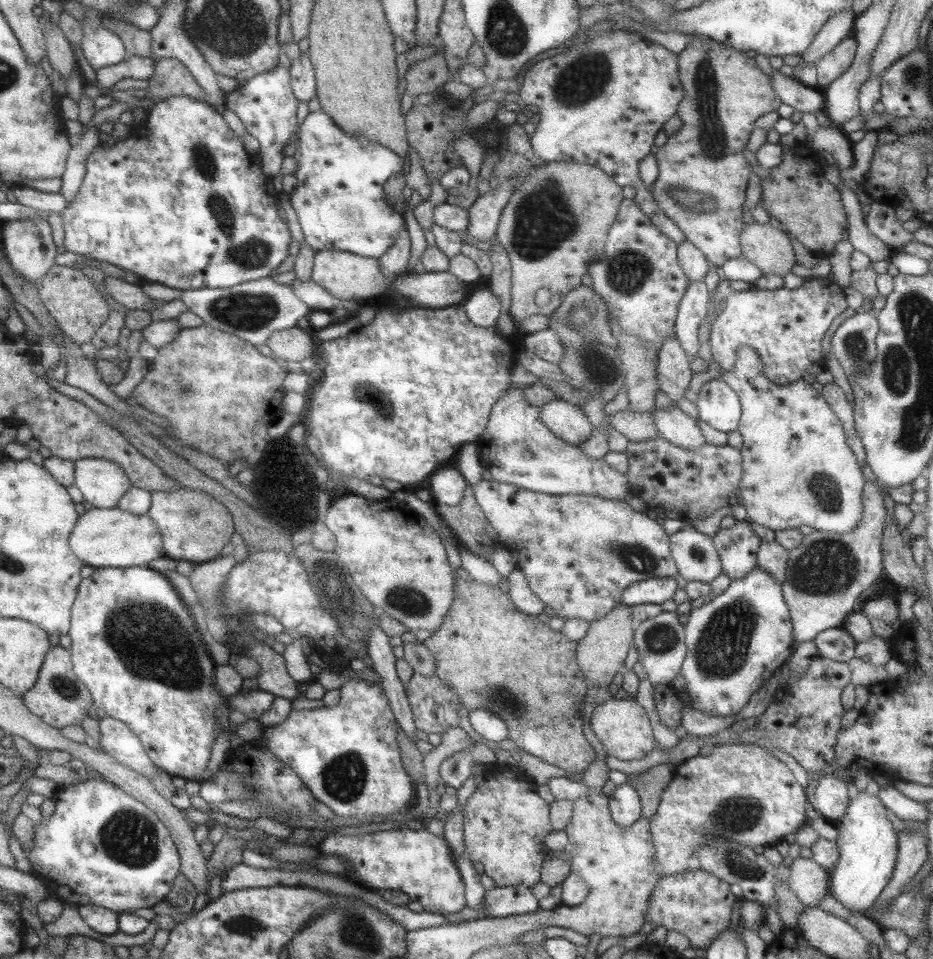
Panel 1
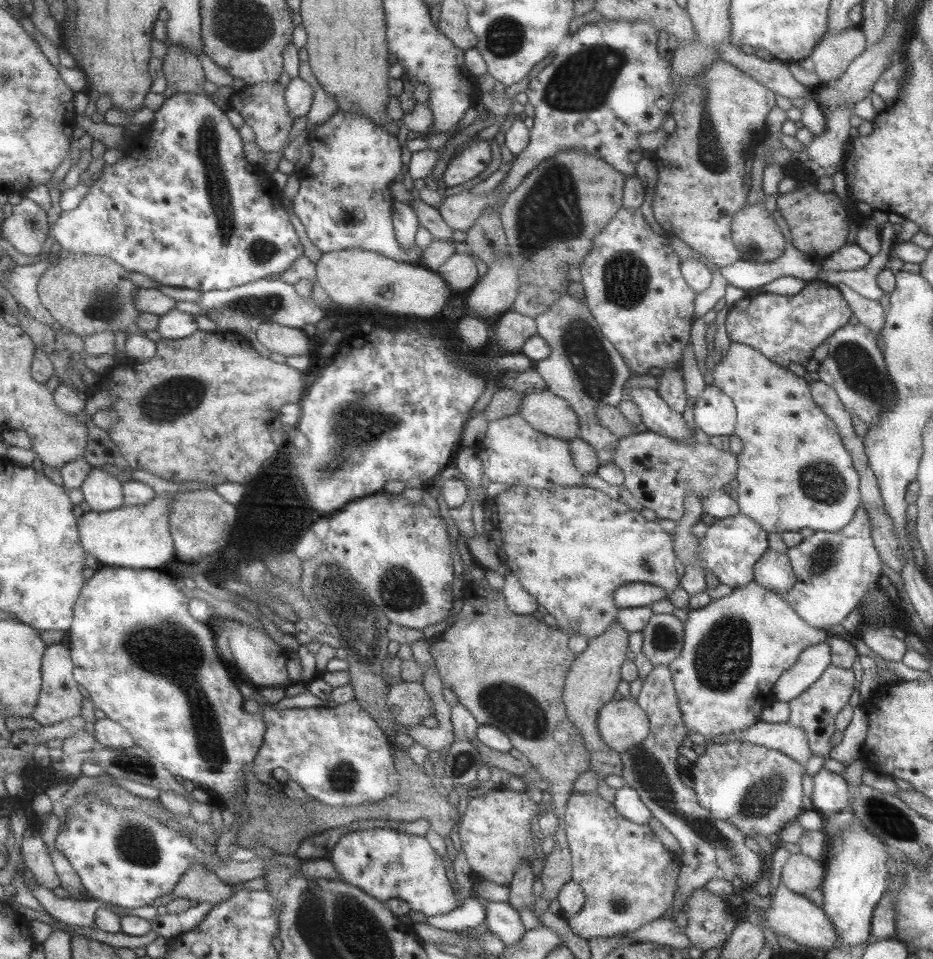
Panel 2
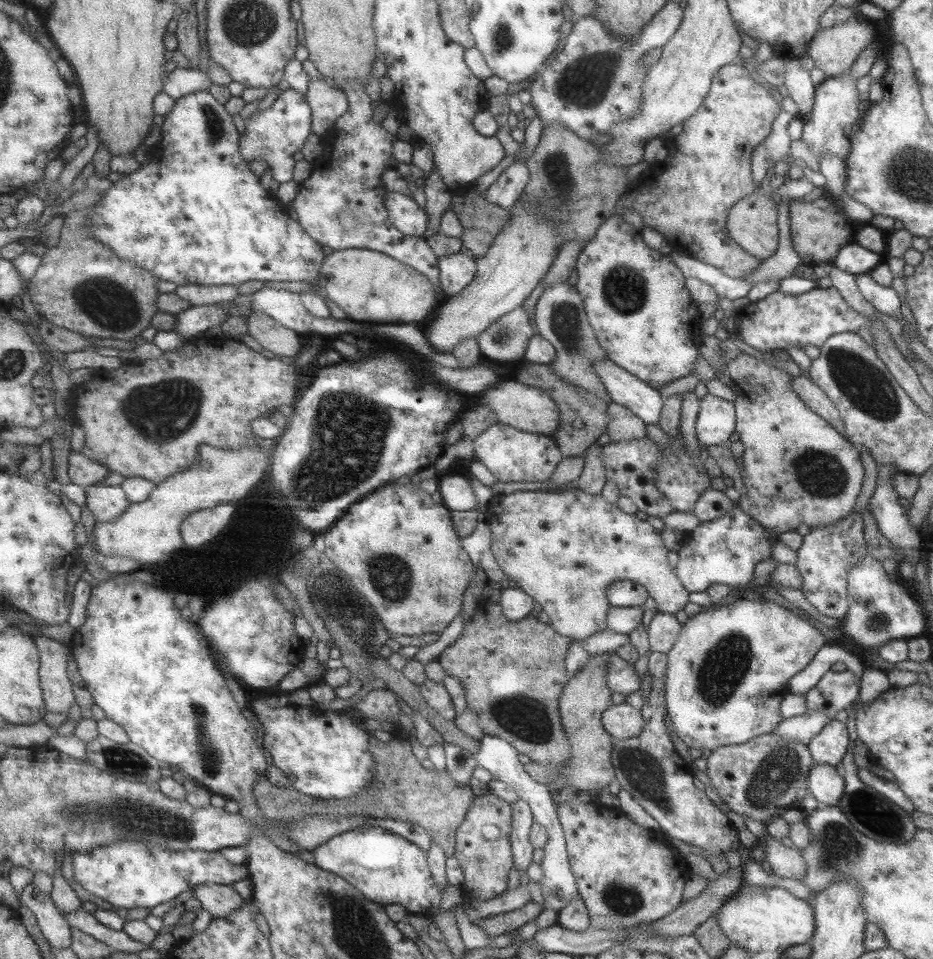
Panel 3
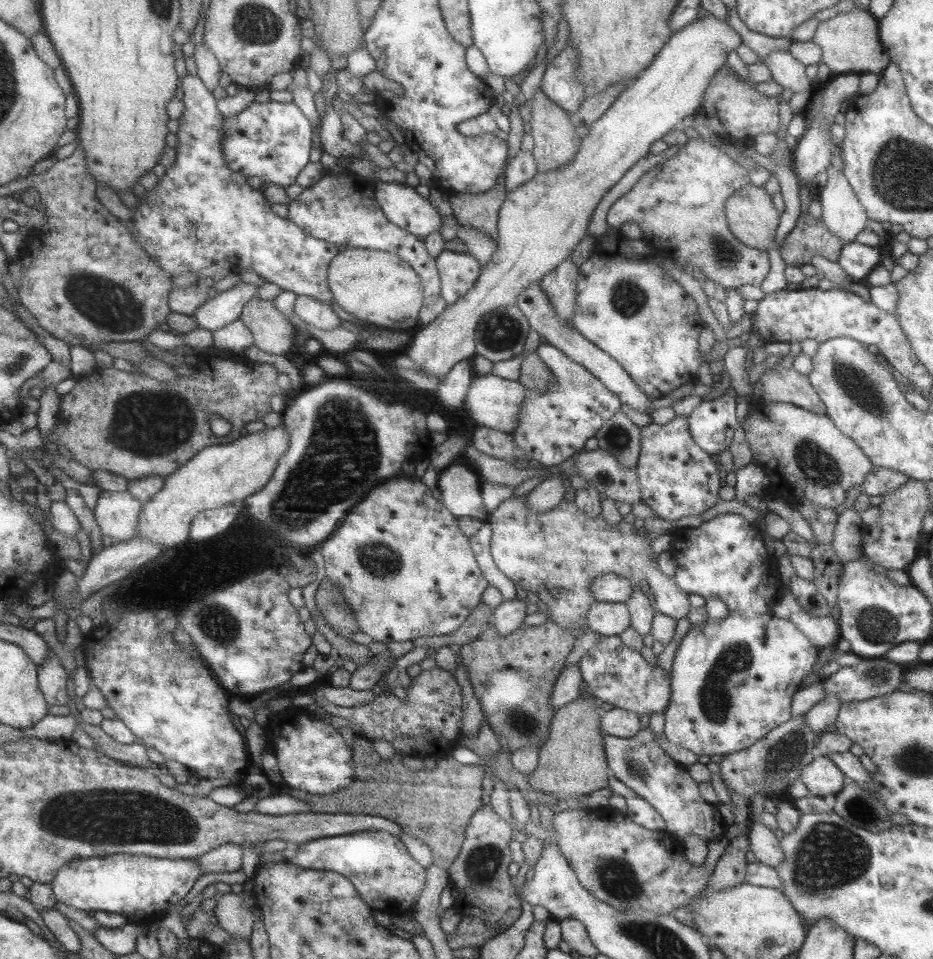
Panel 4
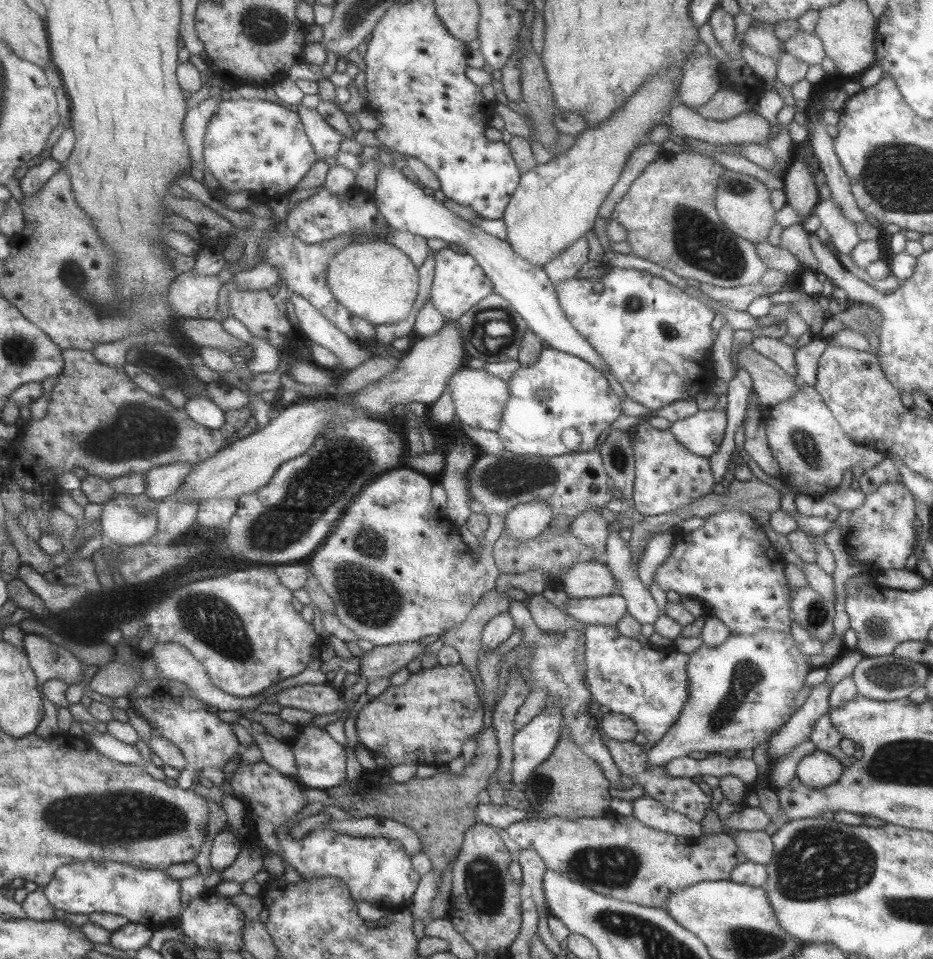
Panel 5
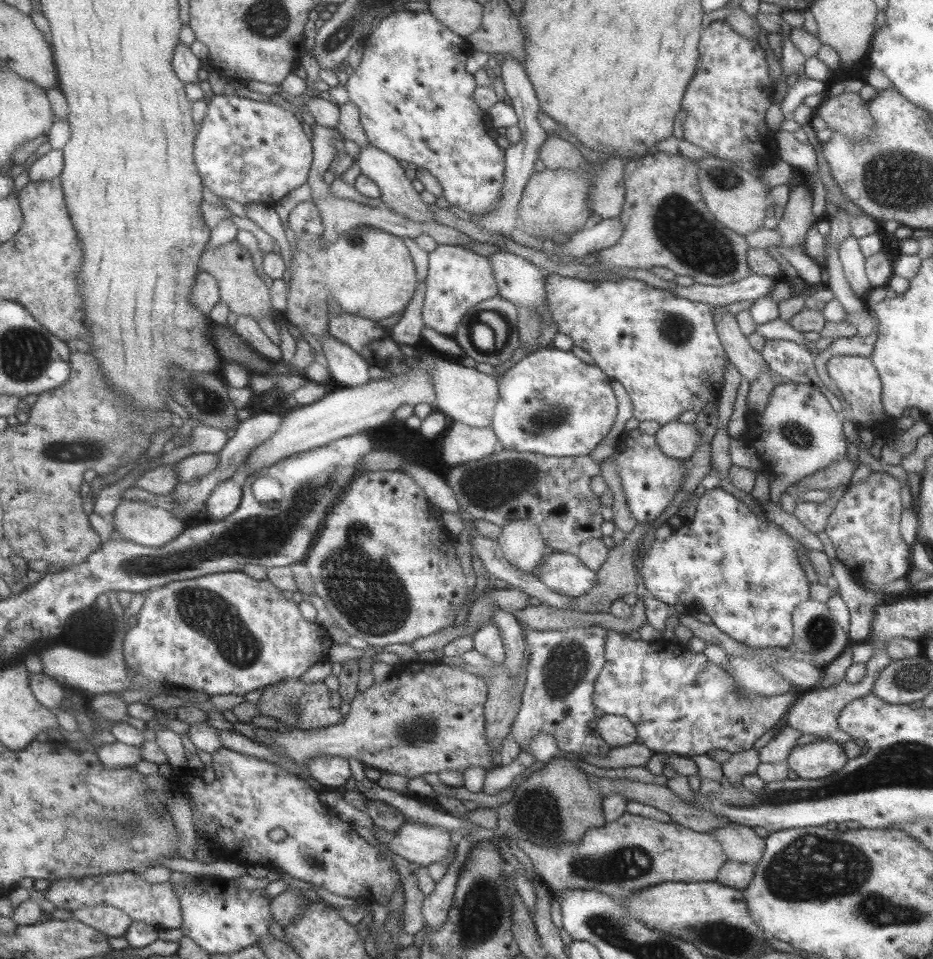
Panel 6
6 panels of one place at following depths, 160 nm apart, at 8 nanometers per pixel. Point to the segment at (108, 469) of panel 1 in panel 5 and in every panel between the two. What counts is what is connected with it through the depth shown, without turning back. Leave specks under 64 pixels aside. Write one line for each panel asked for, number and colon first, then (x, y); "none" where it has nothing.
2: (100, 490)
3: (105, 502)
4: (116, 513)
5: (127, 520)

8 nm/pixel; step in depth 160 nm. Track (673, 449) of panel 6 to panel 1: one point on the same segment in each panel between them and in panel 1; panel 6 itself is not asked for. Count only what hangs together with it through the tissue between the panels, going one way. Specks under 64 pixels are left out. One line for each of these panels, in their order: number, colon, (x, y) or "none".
1: (718, 405)
2: (714, 413)
3: (715, 420)
4: (711, 423)
5: (702, 433)

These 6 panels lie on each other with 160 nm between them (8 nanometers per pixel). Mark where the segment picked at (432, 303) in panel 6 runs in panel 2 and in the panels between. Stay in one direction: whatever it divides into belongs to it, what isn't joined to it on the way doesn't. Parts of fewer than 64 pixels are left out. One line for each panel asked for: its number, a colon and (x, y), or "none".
2: (459, 271)
3: (455, 271)
4: (457, 271)
5: (458, 283)

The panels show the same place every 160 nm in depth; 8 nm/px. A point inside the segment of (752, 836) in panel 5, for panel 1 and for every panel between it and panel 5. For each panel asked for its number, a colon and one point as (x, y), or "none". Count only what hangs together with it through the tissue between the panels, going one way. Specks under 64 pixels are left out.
1: (807, 880)
2: (799, 873)
3: (784, 862)
4: (762, 843)

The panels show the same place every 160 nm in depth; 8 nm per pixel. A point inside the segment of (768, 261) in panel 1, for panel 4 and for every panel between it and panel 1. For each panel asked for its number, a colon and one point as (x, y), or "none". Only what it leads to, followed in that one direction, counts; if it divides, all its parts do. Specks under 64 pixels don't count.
2: (754, 233)
3: (751, 222)
4: (751, 217)

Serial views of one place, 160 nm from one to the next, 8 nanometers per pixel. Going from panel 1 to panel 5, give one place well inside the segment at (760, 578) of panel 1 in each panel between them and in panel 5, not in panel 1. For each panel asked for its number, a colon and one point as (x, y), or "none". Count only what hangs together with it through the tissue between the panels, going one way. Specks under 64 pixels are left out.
2: (733, 649)
3: (726, 674)
4: (731, 681)
5: (738, 693)

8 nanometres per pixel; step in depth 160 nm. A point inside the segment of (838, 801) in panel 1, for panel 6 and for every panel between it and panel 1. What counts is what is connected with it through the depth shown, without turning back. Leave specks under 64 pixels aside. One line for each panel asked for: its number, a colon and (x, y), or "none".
2: (830, 793)
3: (826, 784)
4: (821, 777)
5: (819, 769)
6: (815, 759)

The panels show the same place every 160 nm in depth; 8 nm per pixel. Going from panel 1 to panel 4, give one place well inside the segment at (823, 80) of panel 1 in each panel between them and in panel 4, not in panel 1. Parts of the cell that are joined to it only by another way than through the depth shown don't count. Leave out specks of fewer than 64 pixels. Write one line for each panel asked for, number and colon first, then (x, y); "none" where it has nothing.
2: (831, 55)
3: (833, 50)
4: (849, 42)

